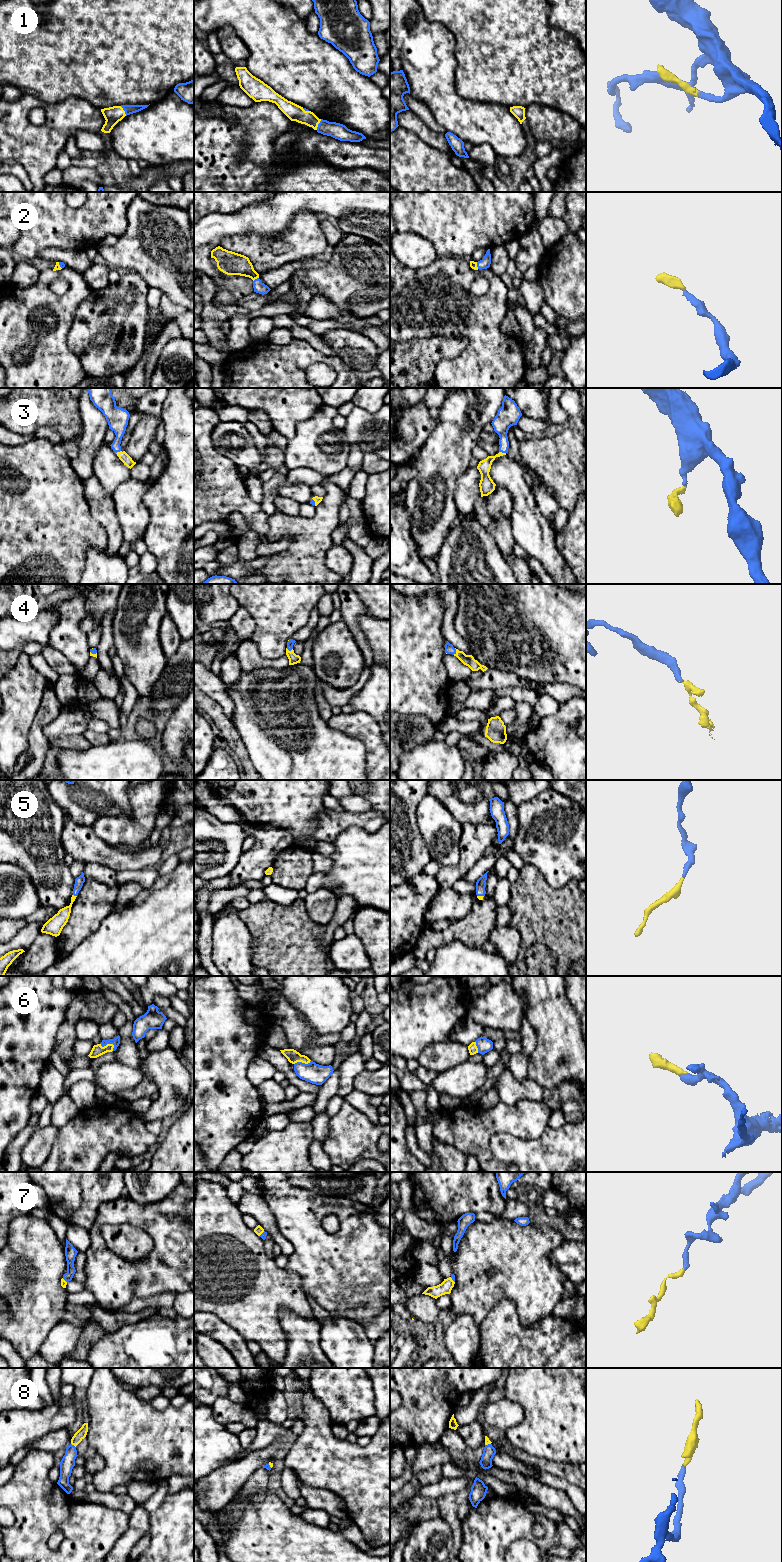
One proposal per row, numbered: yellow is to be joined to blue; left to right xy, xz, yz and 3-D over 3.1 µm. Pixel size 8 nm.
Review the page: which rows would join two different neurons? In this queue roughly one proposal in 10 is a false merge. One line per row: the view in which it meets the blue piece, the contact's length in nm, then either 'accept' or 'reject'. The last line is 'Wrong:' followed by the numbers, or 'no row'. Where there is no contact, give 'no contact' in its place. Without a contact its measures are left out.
1: contact in xz; length 100 nm; accept
2: contact in xz; length 60 nm; accept
3: contact in yz; length 60 nm; accept
4: contact in yz; length 60 nm; accept
5: contact in xy; length 40 nm; accept
6: contact in xy; length 130 nm; accept
7: contact in yz; length 60 nm; accept
8: contact in xy; length 50 nm; accept
Wrong: no row

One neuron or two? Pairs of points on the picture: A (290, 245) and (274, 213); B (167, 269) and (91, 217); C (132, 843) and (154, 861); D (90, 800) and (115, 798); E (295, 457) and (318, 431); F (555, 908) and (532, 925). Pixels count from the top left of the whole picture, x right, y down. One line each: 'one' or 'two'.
A: two
B: two
C: two
D: one
E: one
F: one

